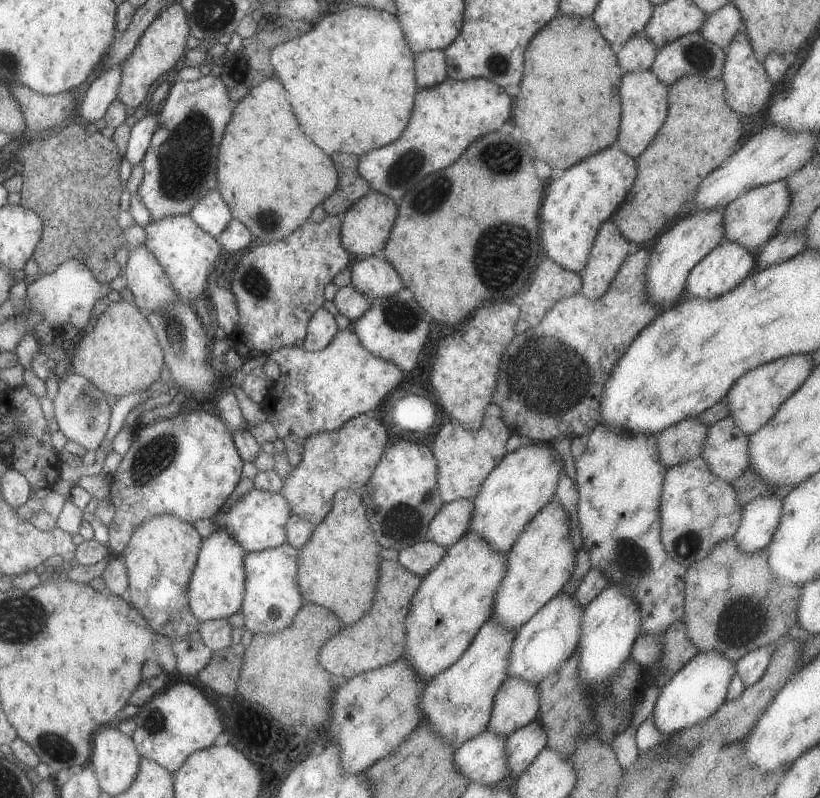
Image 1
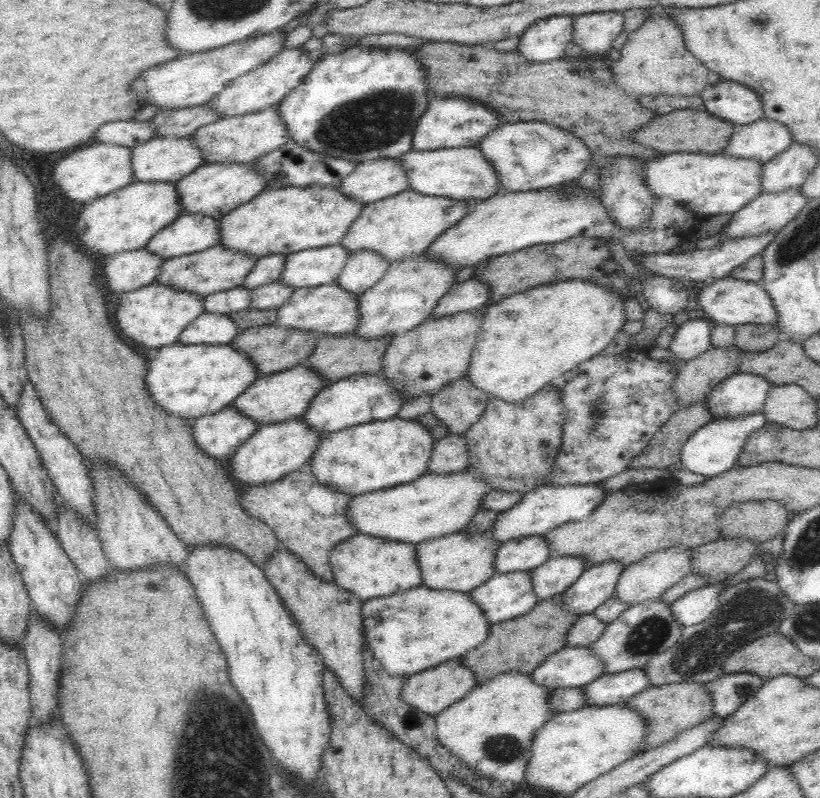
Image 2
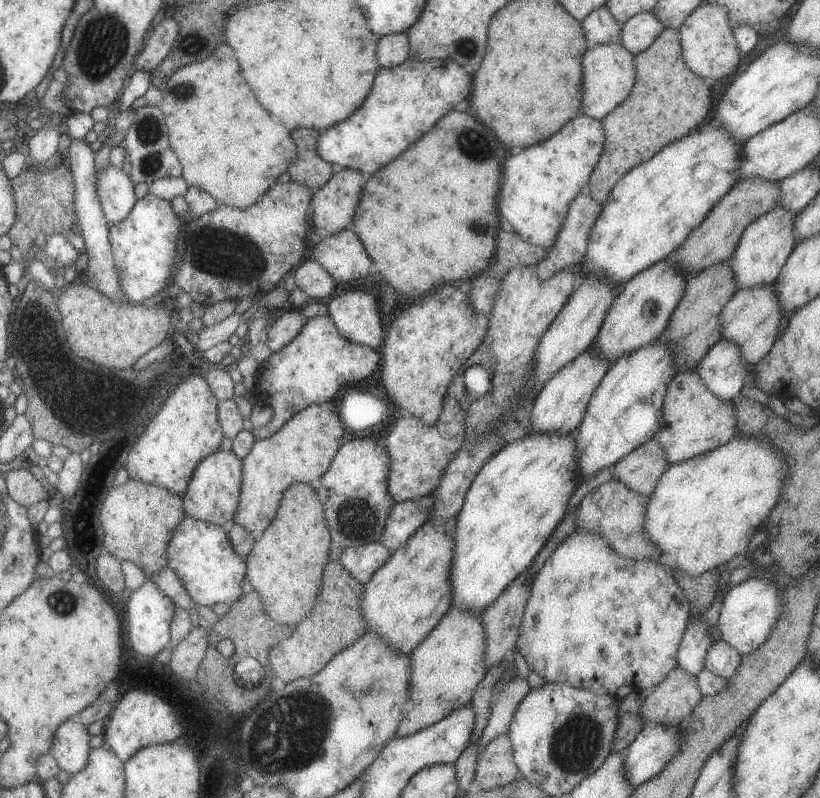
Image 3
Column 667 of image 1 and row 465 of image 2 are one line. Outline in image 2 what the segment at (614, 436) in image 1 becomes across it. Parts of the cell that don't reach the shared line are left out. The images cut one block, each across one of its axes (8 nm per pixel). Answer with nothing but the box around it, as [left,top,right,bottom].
[548,350,678,486]

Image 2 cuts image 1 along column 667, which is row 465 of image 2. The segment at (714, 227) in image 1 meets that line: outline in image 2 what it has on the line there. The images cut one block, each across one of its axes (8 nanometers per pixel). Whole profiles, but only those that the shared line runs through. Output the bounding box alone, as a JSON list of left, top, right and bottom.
[229,416,323,486]

